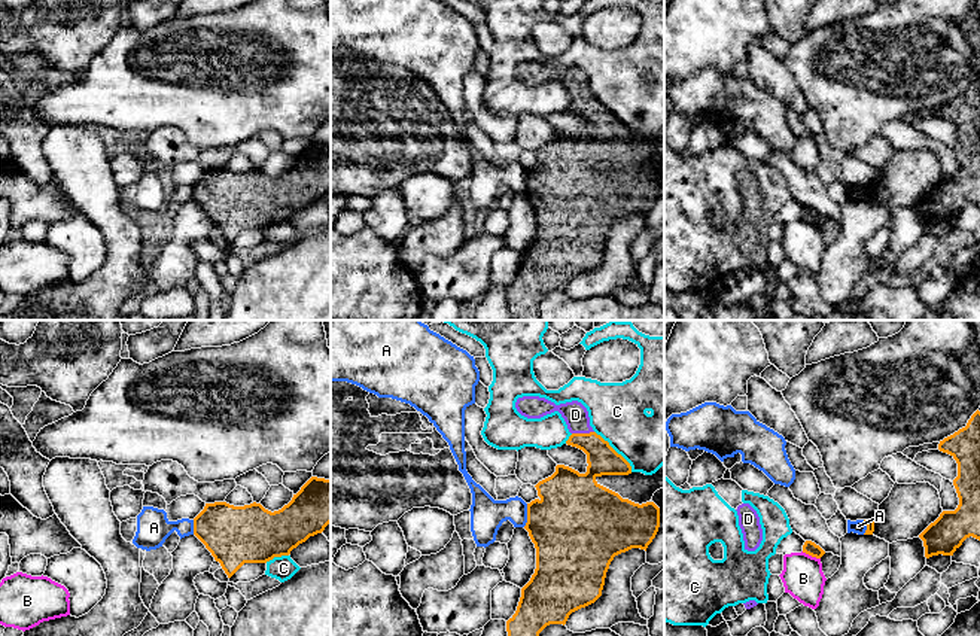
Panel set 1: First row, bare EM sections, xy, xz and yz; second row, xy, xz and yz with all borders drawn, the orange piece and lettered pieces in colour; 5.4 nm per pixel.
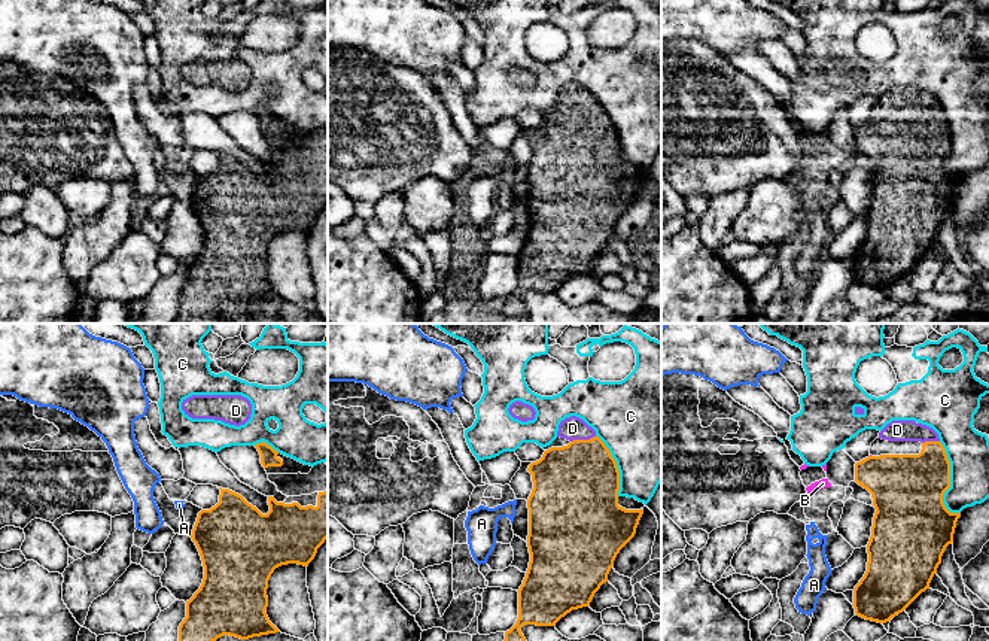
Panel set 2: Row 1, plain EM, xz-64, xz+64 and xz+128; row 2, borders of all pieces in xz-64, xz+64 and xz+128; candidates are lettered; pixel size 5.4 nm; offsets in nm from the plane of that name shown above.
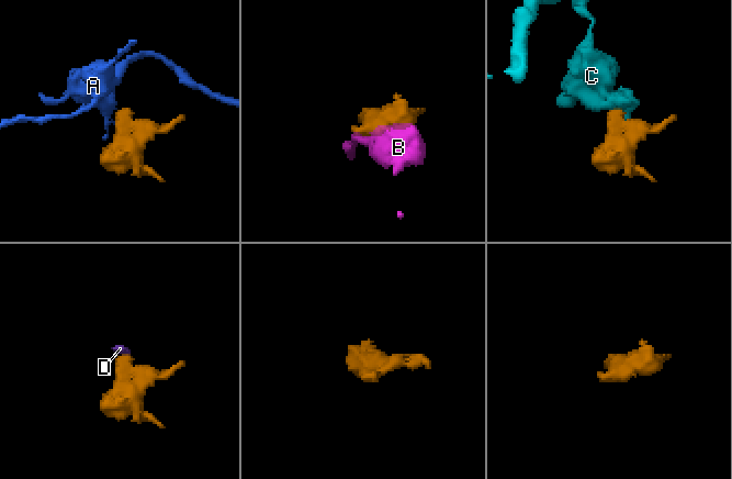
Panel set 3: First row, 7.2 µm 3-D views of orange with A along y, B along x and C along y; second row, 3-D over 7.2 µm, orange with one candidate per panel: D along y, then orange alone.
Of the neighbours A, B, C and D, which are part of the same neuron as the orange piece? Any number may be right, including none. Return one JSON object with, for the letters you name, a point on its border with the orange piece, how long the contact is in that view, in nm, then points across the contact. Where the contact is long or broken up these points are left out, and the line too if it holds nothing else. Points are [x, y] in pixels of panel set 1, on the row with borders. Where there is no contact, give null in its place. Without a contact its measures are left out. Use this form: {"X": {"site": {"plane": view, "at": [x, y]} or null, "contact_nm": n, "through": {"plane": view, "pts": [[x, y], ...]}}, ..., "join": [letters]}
{"D": {"site": {"plane": "xz", "at": [583, 434]}, "contact_nm": 120, "through": {"plane": "xz", "pts": [[602, 459], [583, 434], [575, 414]]}}, "join": ["D"]}

